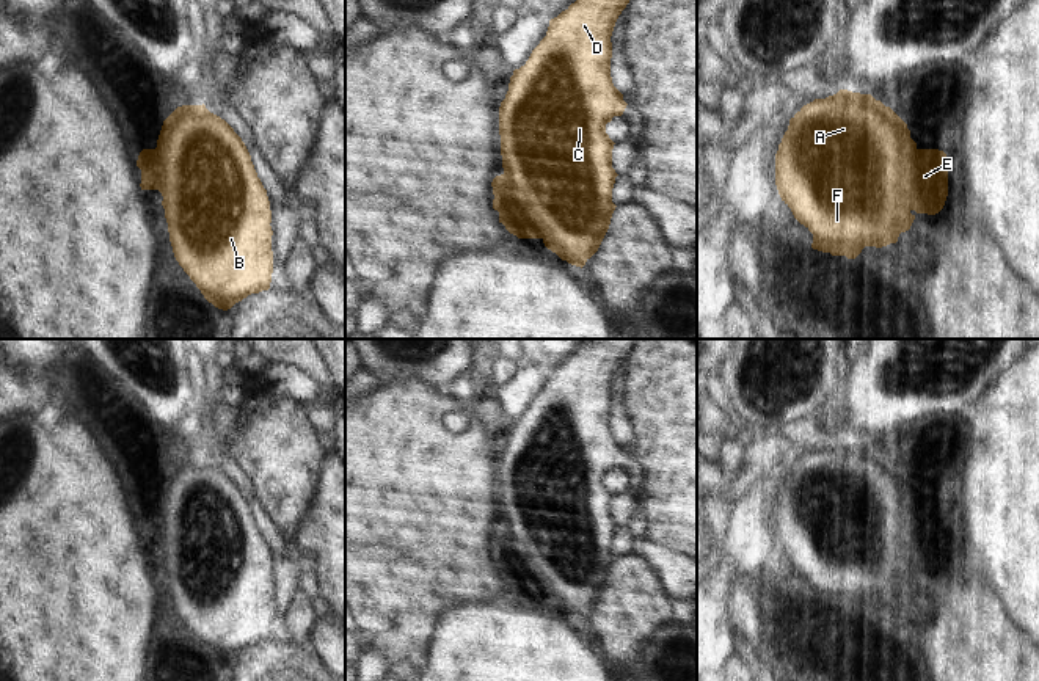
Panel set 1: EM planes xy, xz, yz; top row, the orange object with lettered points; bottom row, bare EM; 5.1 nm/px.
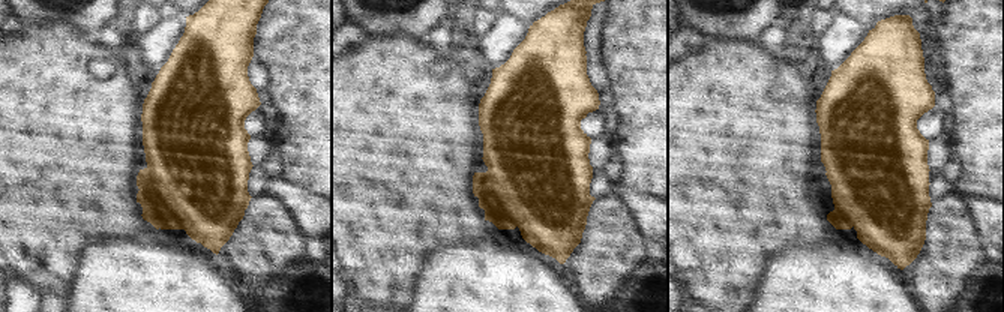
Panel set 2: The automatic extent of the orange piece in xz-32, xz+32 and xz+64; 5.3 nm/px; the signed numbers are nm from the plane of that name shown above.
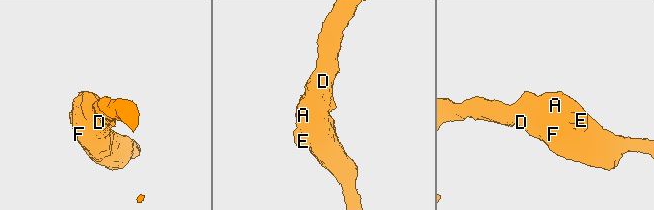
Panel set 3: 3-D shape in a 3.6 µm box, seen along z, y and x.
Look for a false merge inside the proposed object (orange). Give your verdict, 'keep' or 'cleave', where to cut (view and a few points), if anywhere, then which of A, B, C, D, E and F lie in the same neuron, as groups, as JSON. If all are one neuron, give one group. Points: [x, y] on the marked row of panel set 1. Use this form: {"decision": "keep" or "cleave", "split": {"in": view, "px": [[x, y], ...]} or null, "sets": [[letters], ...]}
{"decision": "keep", "split": null, "sets": [["A", "B", "C", "D", "E", "F"]]}

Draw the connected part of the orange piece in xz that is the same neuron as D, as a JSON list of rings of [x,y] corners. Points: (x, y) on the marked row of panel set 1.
[[[576,0],[549,20],[546,36],[524,66],[513,71],[499,107],[504,173],[496,176],[493,209],[518,239],[541,239],[571,265],[584,267],[598,251],[615,204],[614,141],[606,124],[622,116],[626,102],[611,77],[615,22],[629,0]]]

